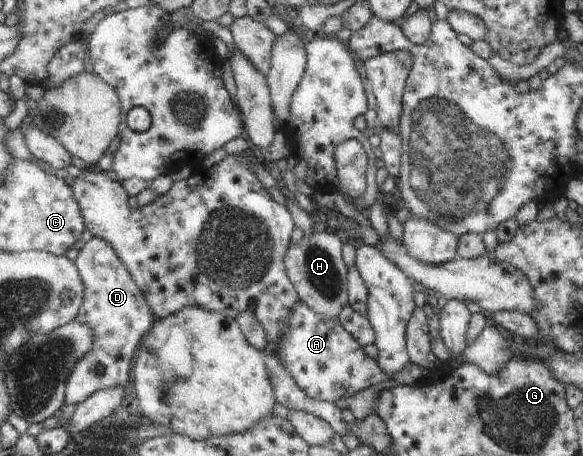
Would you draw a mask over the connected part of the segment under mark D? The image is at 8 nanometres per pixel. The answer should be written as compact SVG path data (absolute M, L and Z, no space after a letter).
M92 237L79 251L74 263L85 283L85 300L75 321L93 330L95 344L89 354L75 365L69 377L65 393L69 409L83 404L97 391L124 388L130 383L132 359L136 358L140 335L148 335L156 317L125 261L106 240Z

